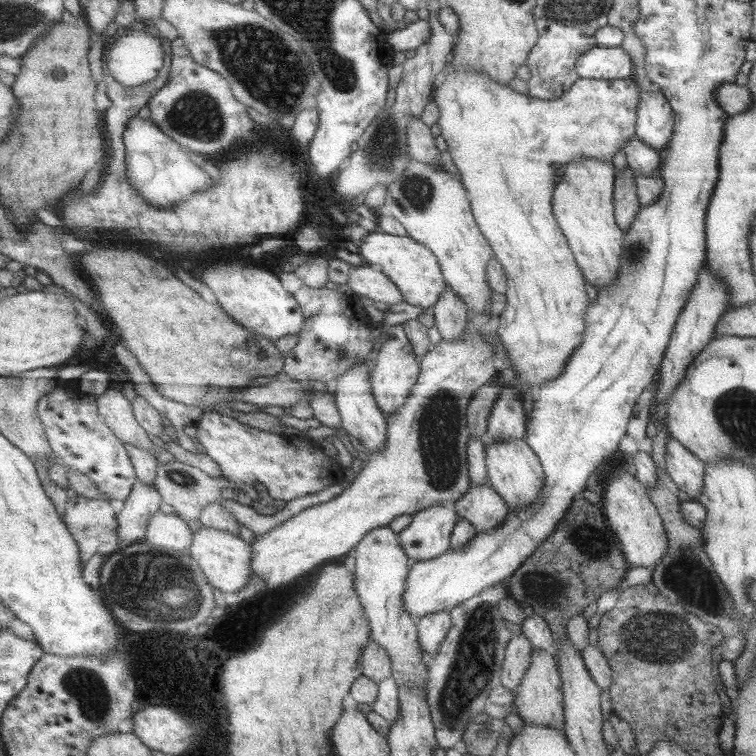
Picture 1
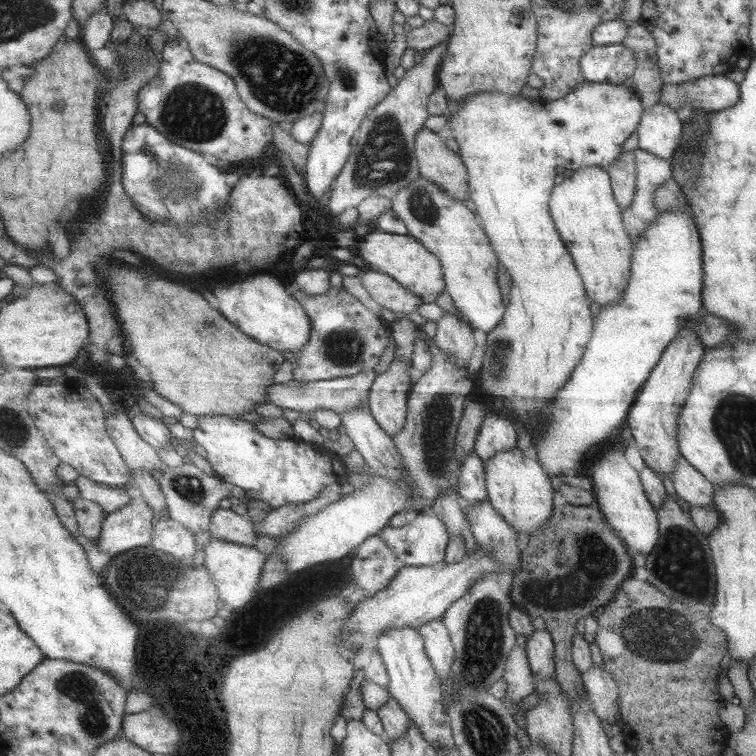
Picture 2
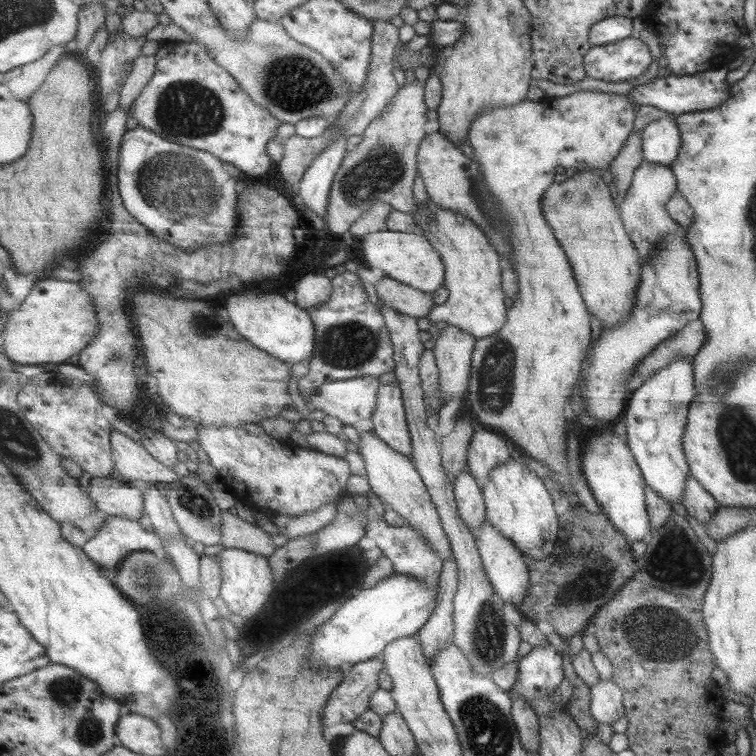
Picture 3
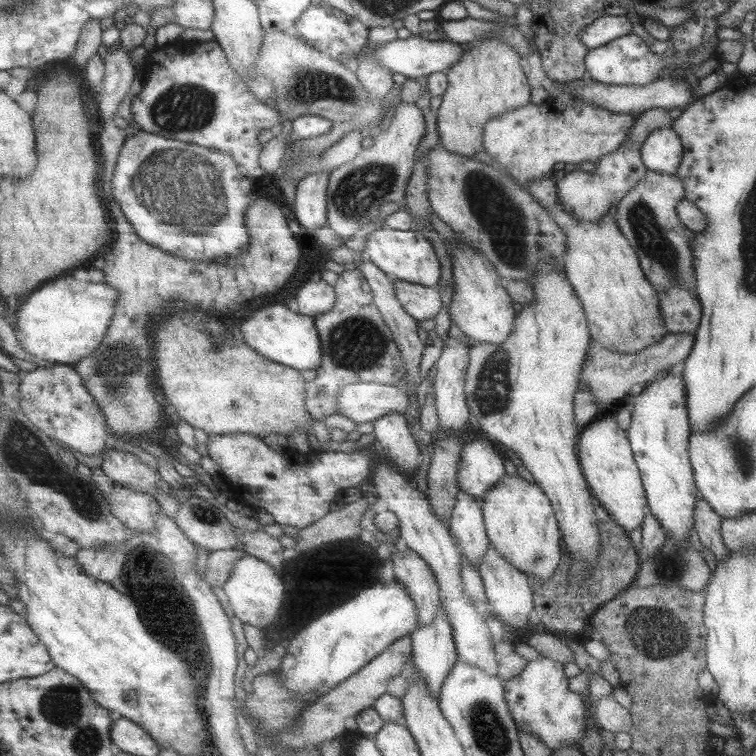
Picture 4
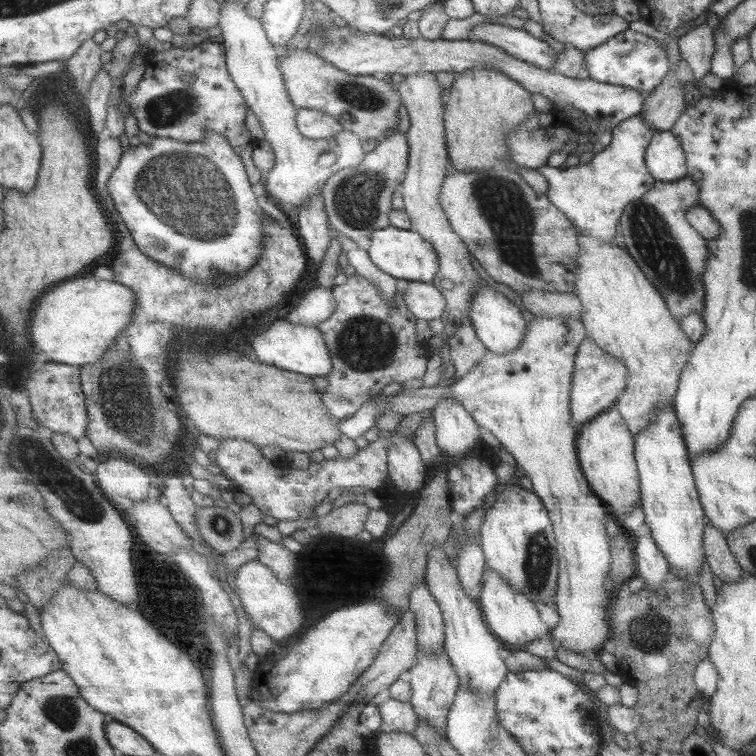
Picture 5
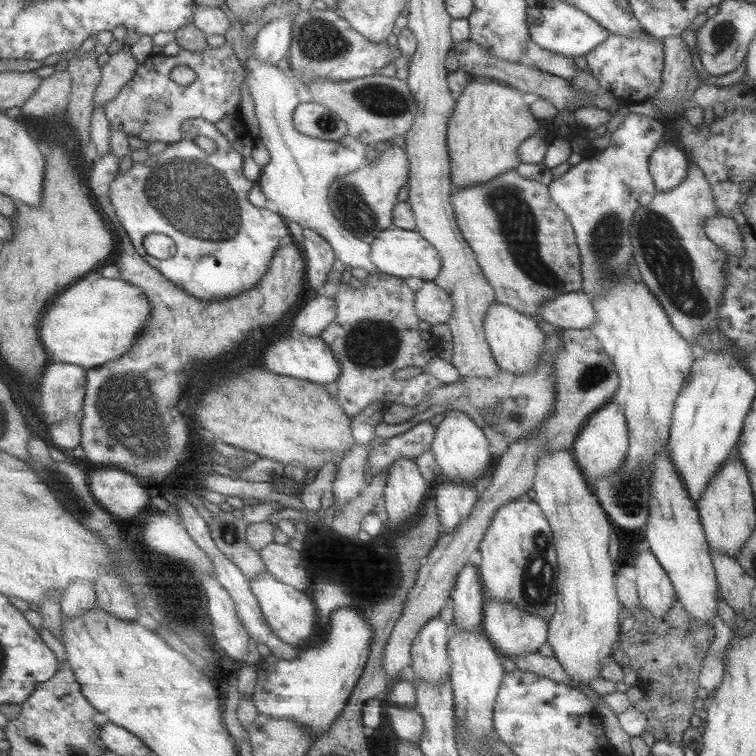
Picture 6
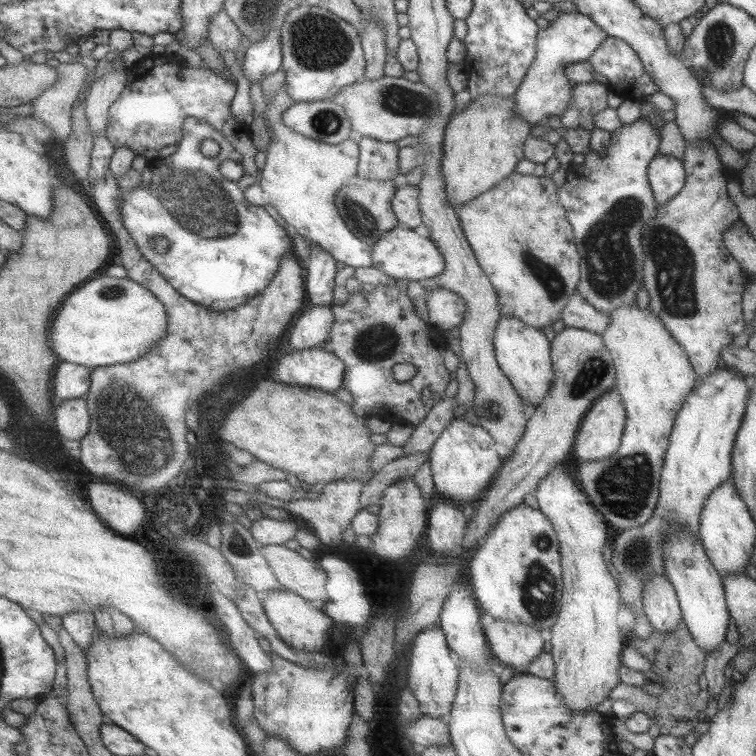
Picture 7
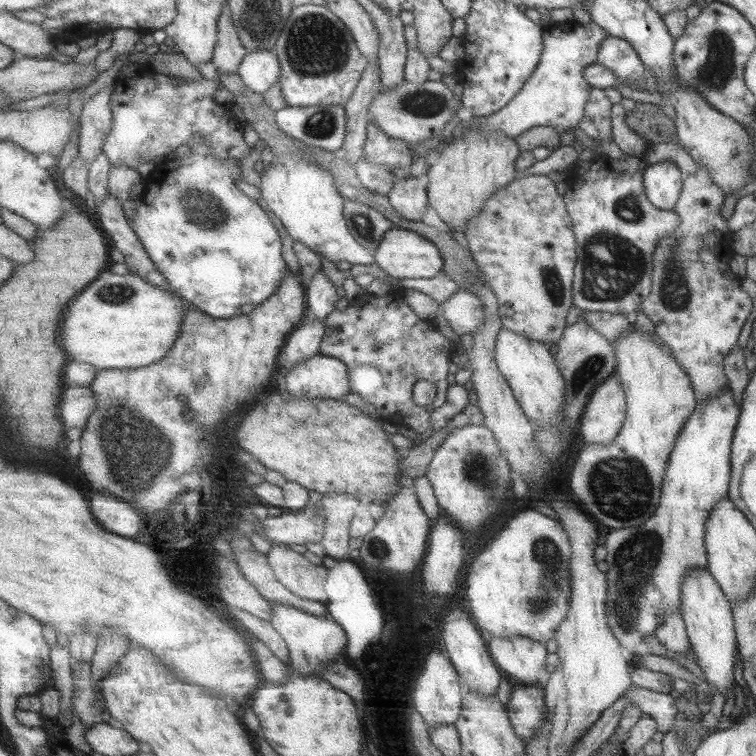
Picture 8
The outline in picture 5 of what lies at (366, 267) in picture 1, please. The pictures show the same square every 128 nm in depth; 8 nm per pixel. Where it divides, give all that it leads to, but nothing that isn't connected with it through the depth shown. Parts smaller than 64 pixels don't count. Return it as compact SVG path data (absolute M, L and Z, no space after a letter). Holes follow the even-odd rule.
M410 281L402 287L401 293L405 304L417 318L425 321L443 318L448 300L435 283Z

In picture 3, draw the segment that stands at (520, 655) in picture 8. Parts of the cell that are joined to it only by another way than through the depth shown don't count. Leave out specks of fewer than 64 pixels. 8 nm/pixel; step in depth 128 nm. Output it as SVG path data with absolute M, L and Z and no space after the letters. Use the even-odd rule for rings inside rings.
M489 518L483 523L483 527L481 527L481 531L477 532L476 537L483 565L485 565L485 571L487 571L487 575L489 575L489 579L491 579L493 587L497 589L497 592L505 599L505 602L517 606L519 601L528 594L529 578L526 558L521 556L521 551L509 541L509 537L503 535L503 533L489 521Z

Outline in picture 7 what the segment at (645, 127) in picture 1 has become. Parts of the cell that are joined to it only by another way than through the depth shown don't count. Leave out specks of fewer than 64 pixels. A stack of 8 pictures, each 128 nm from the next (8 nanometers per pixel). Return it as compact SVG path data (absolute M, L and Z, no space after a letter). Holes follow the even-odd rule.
M669 154L655 155L646 171L651 196L659 205L683 188L687 175L686 163Z

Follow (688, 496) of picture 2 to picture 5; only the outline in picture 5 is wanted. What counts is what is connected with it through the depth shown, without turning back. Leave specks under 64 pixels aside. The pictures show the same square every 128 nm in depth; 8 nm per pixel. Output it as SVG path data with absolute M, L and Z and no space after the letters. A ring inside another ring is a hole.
M705 522L703 527L703 550L705 559L712 572L722 583L737 581L743 570L728 548L726 537L711 523Z

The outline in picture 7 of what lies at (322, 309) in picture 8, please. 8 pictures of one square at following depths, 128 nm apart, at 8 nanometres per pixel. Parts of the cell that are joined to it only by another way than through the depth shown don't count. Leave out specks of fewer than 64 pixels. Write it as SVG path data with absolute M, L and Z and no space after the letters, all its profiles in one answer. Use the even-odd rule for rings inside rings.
M311 245L311 262L306 267L309 272L308 293L309 302L315 306L333 306L333 290L335 290L335 274L337 274L337 259L325 251L321 245Z

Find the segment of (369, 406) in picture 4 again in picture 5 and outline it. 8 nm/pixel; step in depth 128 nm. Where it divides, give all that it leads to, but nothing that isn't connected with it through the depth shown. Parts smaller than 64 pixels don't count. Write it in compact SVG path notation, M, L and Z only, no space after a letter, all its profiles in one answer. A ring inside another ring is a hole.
M535 317L528 323L527 328L524 331L525 336L521 338L520 344L508 354L502 356L495 352L489 351L484 357L484 360L480 361L480 364L473 368L473 371L469 372L465 377L459 378L459 381L451 388L447 384L444 387L431 386L431 387L419 387L407 388L402 387L400 392L390 398L382 398L384 402L380 402L378 406L385 412L395 412L401 414L403 417L410 416L411 414L420 413L427 410L435 410L438 404L446 398L456 398L459 400L468 412L472 413L473 418L478 422L481 427L488 429L501 443L501 445L511 454L514 458L518 468L522 471L523 476L529 479L531 482L531 490L533 493L540 497L541 503L544 504L547 509L549 520L552 521L552 530L555 532L556 537L556 553L560 556L560 580L556 583L556 592L553 596L553 601L556 604L556 610L559 615L559 621L550 629L549 635L552 638L552 642L556 643L565 649L574 652L587 655L589 653L599 652L599 649L603 647L603 641L609 638L609 622L606 619L606 611L608 610L609 603L613 599L612 592L606 587L607 571L610 567L611 555L609 550L608 533L605 532L605 515L609 514L607 507L602 500L597 497L591 490L590 486L585 481L583 474L578 464L577 451L575 450L575 438L579 431L579 426L573 426L571 423L572 412L570 412L570 392L572 391L572 377L574 359L577 353L577 348L582 344L582 341L586 338L586 331L584 330L583 323L575 317Z

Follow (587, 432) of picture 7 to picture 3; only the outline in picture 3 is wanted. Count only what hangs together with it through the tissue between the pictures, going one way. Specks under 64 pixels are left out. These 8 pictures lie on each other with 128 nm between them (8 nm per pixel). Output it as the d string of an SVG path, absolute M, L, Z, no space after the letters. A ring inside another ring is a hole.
M605 428L590 436L589 444L583 448L580 471L600 512L607 516L629 544L635 540L646 540L645 536L651 535L644 501L644 480L626 442L614 430Z

